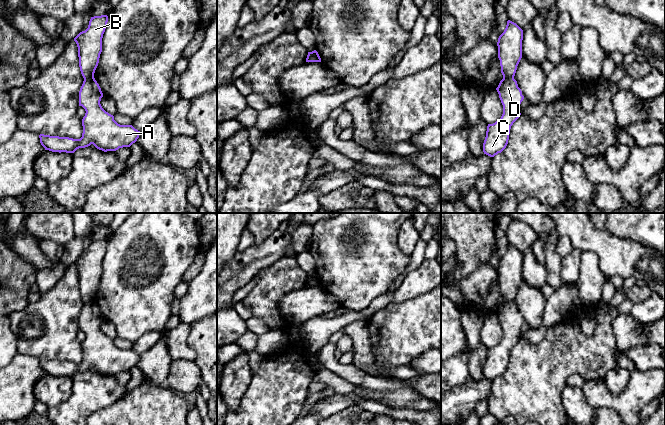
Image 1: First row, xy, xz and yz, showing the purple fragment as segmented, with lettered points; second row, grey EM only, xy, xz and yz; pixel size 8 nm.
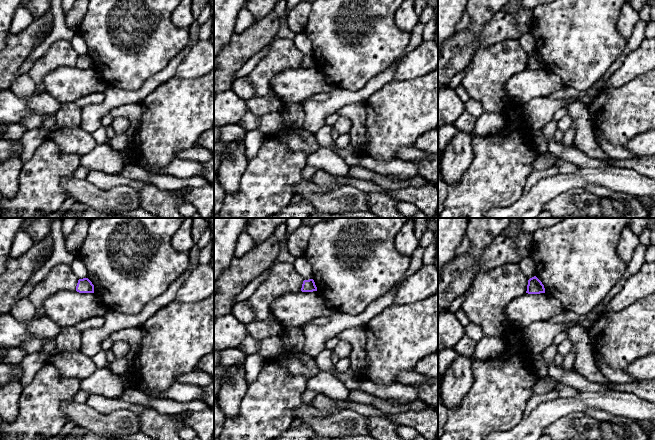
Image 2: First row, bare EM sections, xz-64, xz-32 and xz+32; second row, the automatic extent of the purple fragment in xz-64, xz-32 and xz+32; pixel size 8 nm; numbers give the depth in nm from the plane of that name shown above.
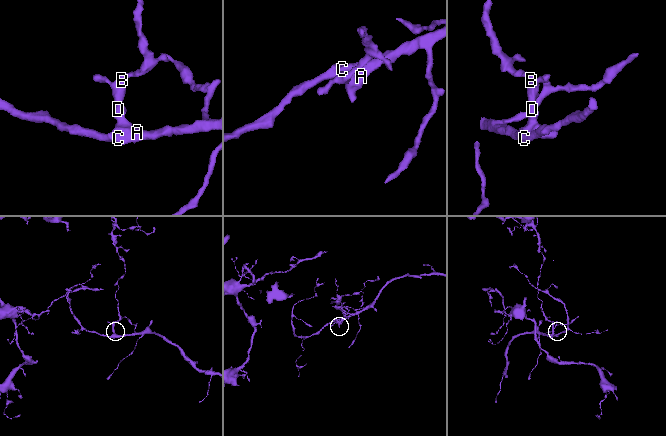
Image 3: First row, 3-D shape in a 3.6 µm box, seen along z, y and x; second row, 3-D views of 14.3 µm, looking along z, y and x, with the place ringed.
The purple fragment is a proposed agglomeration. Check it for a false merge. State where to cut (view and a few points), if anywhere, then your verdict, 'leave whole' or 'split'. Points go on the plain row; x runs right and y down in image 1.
cut yz (503, 301), (513, 302); split

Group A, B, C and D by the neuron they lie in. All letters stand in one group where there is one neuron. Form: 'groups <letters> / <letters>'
groups A C D / B

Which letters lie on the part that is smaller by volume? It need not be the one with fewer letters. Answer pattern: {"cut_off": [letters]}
{"cut_off": ["A", "C", "D"]}

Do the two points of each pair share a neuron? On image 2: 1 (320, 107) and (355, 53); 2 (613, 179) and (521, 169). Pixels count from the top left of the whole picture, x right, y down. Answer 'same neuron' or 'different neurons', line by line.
1: different neurons
2: different neurons

